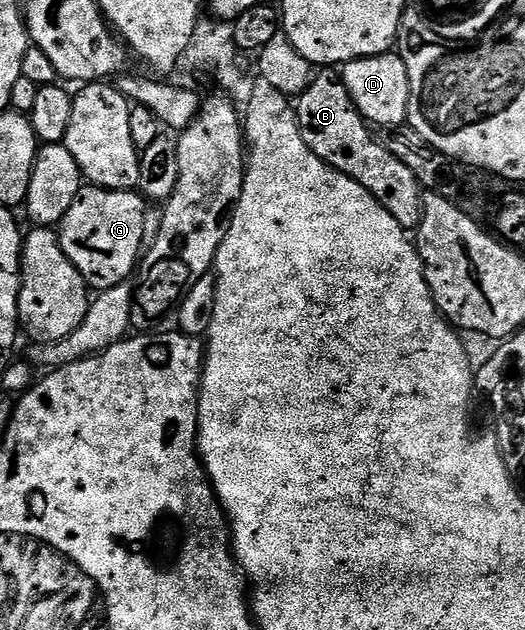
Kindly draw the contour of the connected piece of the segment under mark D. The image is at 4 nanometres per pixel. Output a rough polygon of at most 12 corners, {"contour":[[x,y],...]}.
{"contour":[[400,54],[353,59],[341,84],[366,124],[406,126],[411,81]]}

